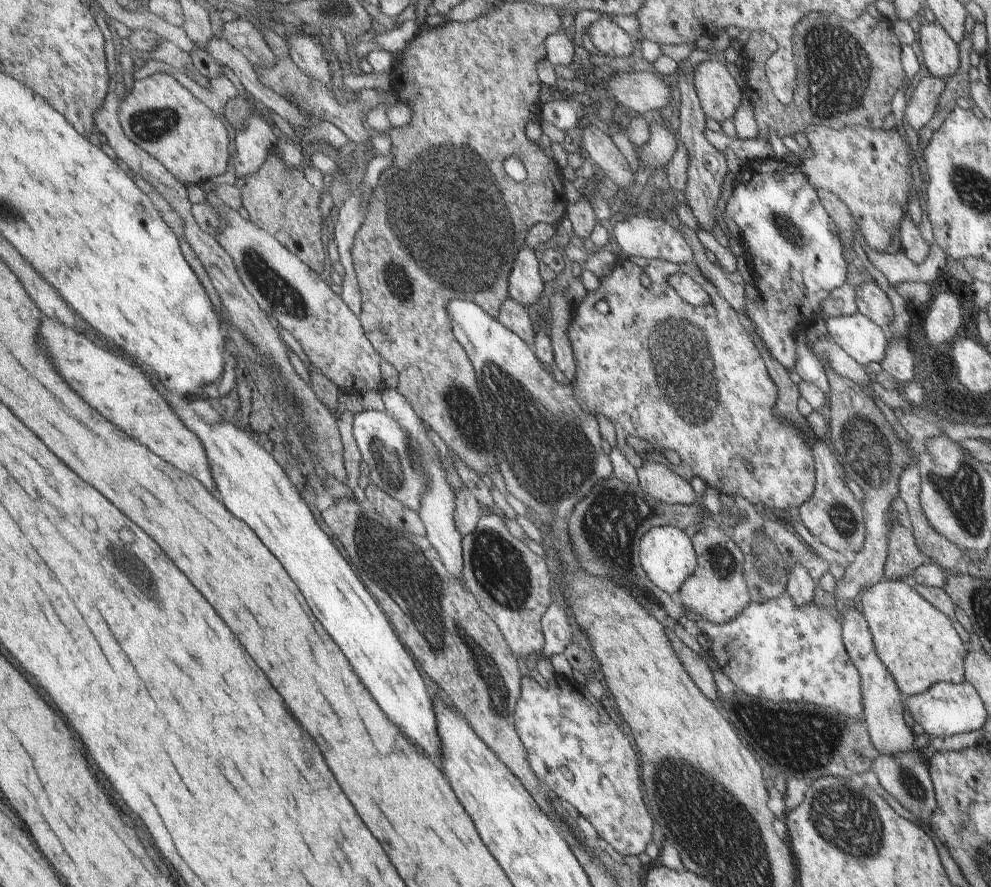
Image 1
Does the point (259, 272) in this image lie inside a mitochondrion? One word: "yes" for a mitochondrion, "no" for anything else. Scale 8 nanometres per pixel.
yes

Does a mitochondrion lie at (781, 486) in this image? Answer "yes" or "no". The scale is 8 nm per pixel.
no

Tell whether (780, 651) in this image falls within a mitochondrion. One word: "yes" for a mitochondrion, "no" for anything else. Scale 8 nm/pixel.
no

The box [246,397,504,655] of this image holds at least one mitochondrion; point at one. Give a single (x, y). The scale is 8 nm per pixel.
(394, 467)

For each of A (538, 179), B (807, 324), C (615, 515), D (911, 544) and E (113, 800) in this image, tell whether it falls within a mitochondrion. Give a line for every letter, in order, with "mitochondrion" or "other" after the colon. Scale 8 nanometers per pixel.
A: other
B: other
C: mitochondrion
D: other
E: other

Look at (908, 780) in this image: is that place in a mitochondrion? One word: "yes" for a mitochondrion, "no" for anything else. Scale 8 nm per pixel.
yes

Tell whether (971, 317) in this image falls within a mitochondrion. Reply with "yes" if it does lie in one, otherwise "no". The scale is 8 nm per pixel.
no

